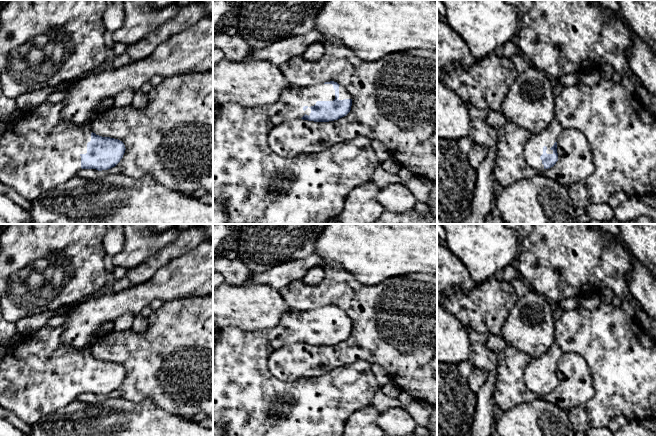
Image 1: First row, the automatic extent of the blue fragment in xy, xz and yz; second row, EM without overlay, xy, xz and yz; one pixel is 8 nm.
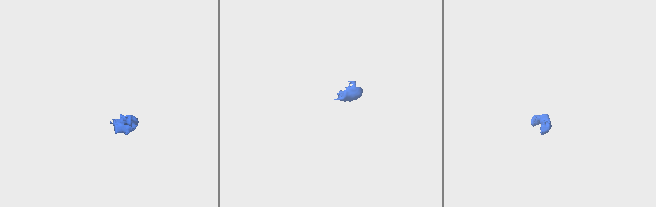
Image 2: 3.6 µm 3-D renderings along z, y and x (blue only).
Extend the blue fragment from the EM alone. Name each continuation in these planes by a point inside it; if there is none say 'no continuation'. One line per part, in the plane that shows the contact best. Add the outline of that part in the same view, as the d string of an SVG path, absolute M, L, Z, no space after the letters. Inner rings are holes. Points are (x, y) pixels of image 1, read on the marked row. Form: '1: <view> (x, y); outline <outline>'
1: xz (257, 186); outline M322 83L306 87L290 84L288 88L281 93L279 100L271 105L251 108L236 105L232 102L219 105L217 115L213 120L213 197L225 205L225 210L228 214L228 224L328 224L331 219L337 218L341 214L348 194L353 189L371 181L375 169L380 166L381 163L377 158L375 150L371 146L372 141L364 136L358 136L351 140L334 144L327 150L311 154L300 154L293 158L283 158L279 156L273 152L268 145L268 134L274 127L285 121L301 119L305 114L309 116L311 113L310 107L314 106L317 101L333 101L334 99L335 90L332 84Z

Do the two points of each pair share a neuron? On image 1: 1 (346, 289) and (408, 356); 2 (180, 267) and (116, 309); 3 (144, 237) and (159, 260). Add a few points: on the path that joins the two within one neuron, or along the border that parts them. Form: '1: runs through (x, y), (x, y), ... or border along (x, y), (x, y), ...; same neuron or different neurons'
1: runs through (364, 306), (381, 323), (381, 327), (395, 338); same neuron
2: runs through (164, 283), (132, 300); same neuron
3: border along (174, 240), (148, 256), (135, 267); different neurons

